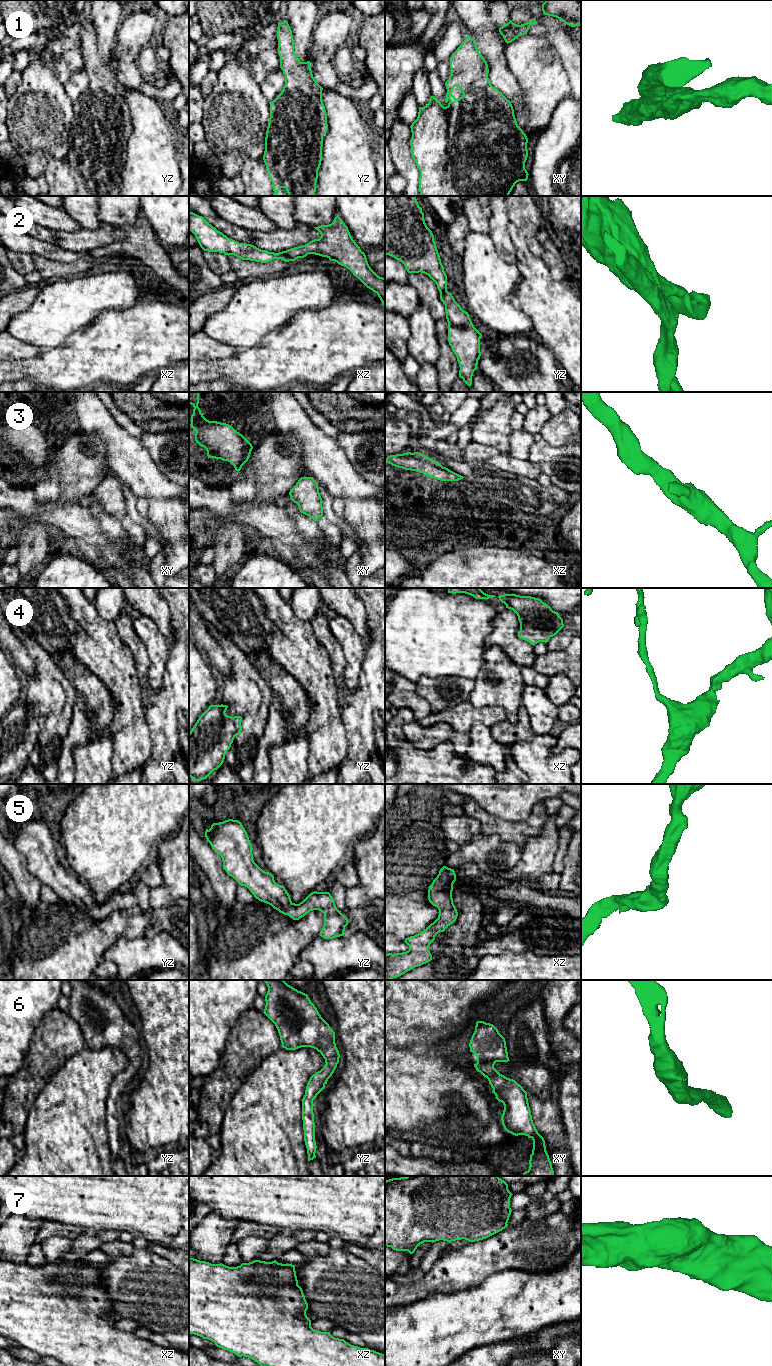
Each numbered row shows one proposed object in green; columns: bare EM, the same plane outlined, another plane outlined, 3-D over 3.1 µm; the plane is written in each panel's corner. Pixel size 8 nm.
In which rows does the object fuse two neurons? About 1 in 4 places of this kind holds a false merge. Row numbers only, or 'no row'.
2

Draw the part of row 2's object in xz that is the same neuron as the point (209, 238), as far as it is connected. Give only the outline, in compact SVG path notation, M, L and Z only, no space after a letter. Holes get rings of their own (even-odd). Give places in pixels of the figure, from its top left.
M193 212L189 213L189 230L195 235L204 251L224 253L228 256L234 255L242 260L261 263L267 263L274 259L281 259L285 262L291 261L285 251L269 252L251 244L232 240L209 224L202 216Z

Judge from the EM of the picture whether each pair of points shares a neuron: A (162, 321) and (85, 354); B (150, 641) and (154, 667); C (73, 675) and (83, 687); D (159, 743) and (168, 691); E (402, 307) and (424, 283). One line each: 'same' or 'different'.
A: same
B: same
C: same
D: same
E: different

